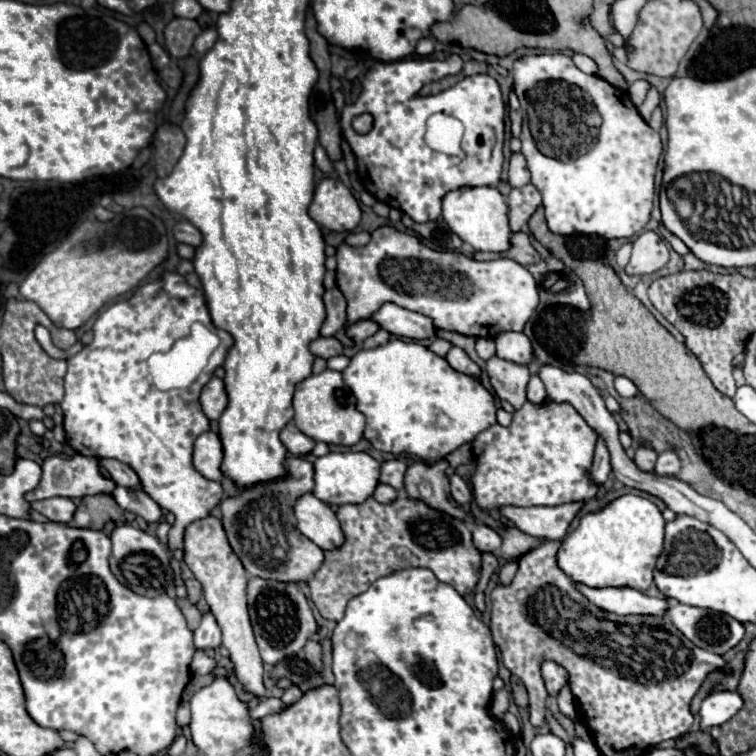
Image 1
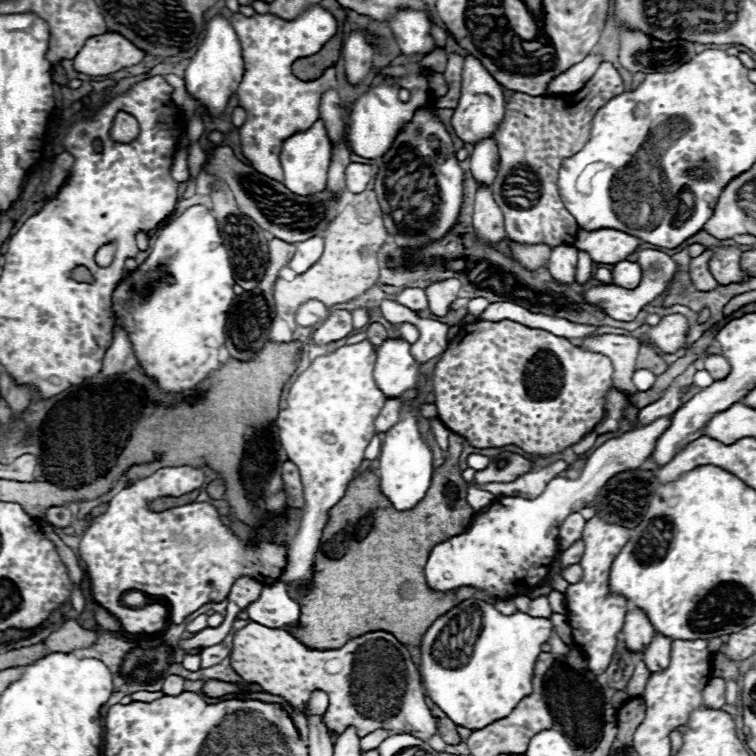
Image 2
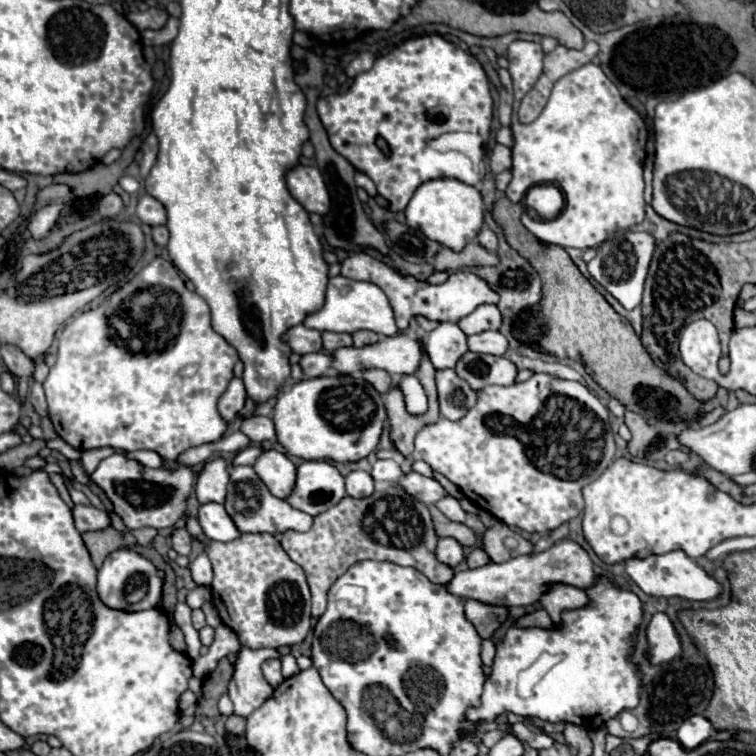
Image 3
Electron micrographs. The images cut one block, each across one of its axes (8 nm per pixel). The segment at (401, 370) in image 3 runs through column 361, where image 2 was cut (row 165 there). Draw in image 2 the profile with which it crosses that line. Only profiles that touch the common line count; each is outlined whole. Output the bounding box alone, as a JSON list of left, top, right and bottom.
[346,162,374,194]

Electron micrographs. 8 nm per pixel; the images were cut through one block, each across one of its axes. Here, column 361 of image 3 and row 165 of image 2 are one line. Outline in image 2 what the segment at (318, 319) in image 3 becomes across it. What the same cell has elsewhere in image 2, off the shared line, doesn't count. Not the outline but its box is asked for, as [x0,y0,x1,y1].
[280,120,332,196]

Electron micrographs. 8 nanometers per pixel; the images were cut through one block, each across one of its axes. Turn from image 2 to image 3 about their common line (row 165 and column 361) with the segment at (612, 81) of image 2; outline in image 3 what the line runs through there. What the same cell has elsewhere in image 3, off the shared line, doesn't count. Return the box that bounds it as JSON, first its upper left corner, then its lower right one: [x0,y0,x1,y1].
[282,486,454,618]

